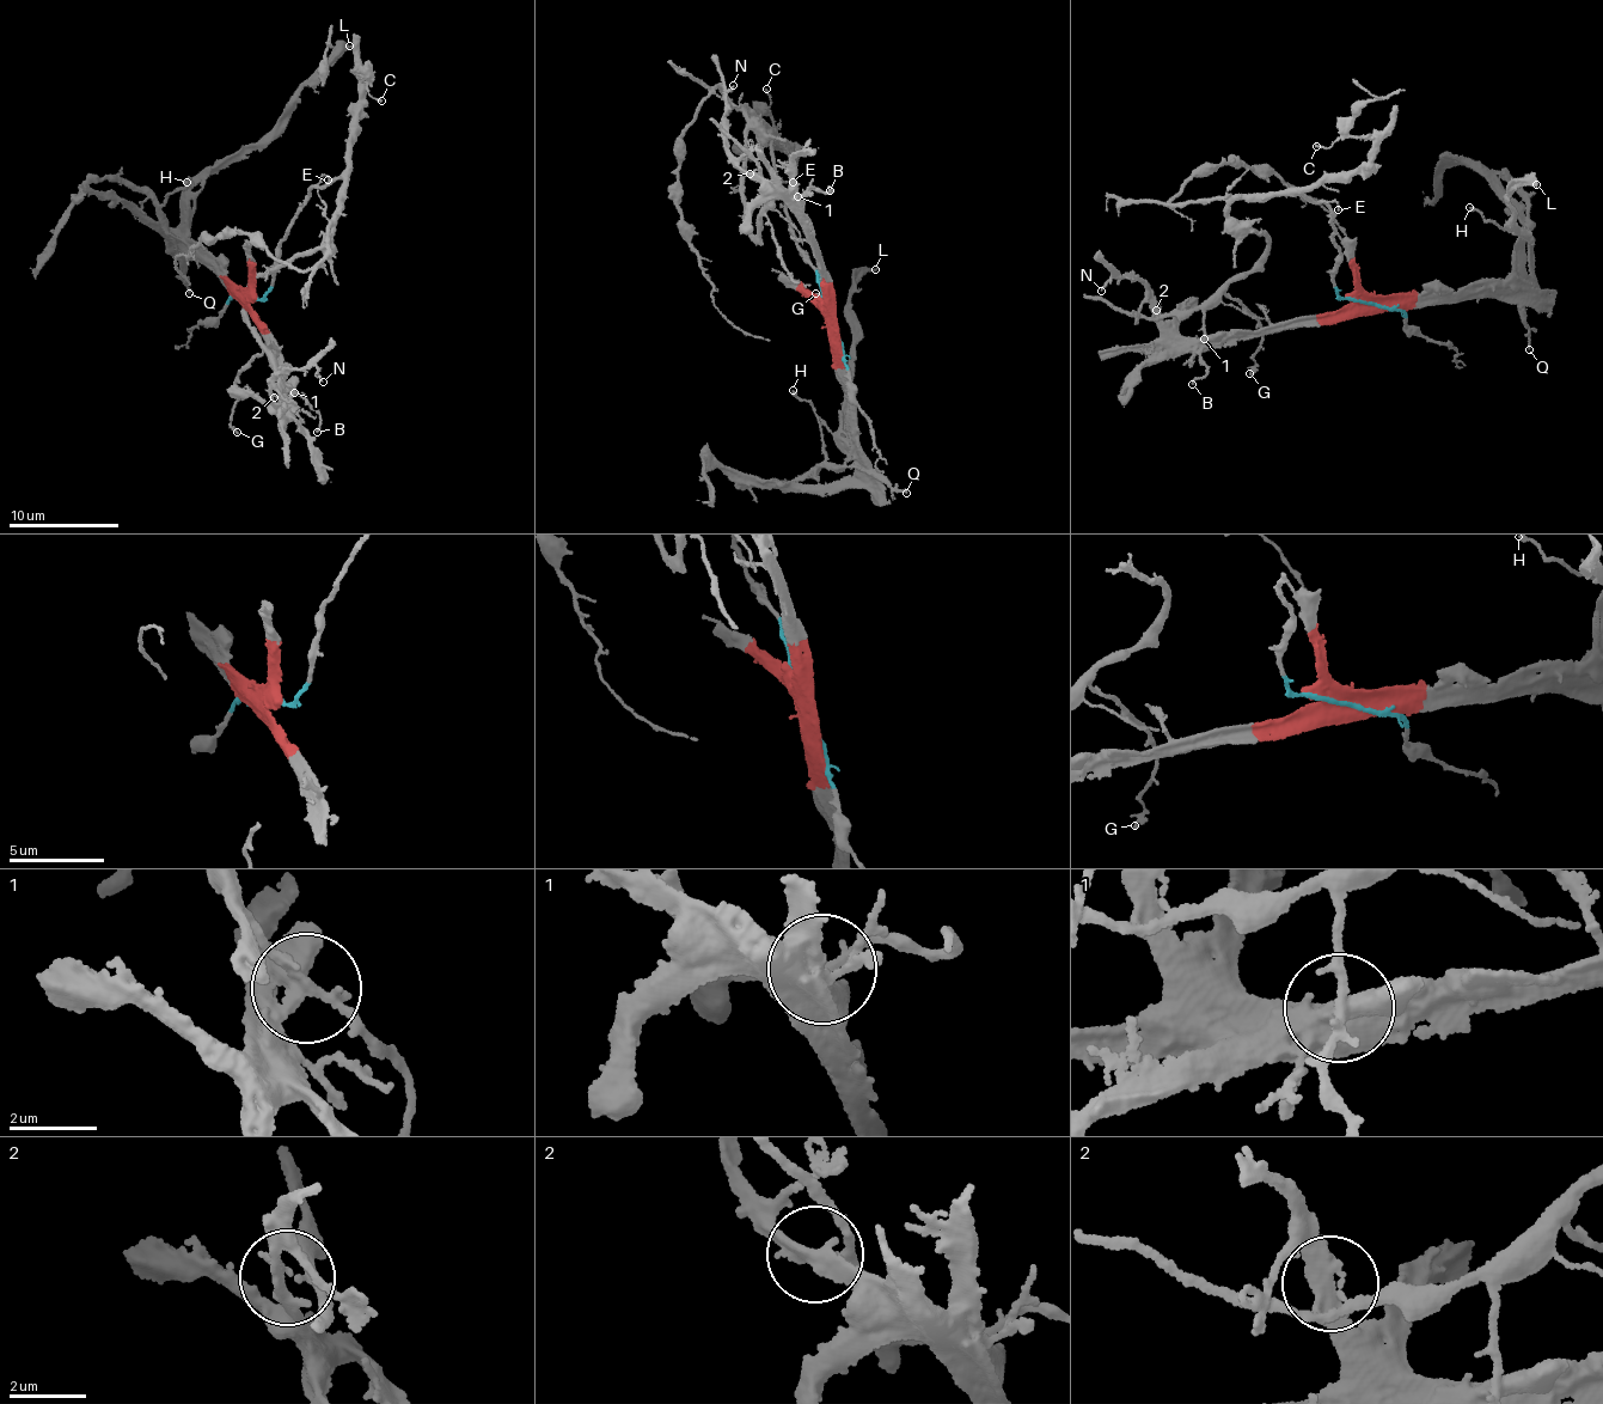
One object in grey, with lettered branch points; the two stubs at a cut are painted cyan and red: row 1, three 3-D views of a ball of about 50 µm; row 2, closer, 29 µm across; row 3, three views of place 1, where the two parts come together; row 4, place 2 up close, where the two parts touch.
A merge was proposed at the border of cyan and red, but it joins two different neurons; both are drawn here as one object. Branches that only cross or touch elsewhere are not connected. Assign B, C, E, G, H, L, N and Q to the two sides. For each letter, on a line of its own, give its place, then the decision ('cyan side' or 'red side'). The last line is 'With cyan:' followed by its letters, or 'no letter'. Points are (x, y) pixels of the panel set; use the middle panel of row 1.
B: (830, 190) | cyan side
C: (766, 89) | cyan side
E: (793, 182) | cyan side
G: (815, 293) | cyan side
H: (793, 390) | red side
L: (875, 269) | red side
N: (733, 85) | red side
Q: (906, 493) | red side
With cyan: B, C, E, G

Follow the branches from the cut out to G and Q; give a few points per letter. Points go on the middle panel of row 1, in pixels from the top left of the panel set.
G: (831, 319), (795, 244), (766, 126), (742, 109), (747, 231), (757, 238), (765, 214), (795, 281), (817, 294)
Q: (831, 319), (834, 370), (854, 401), (854, 440), (858, 457), (894, 487), (907, 492)

